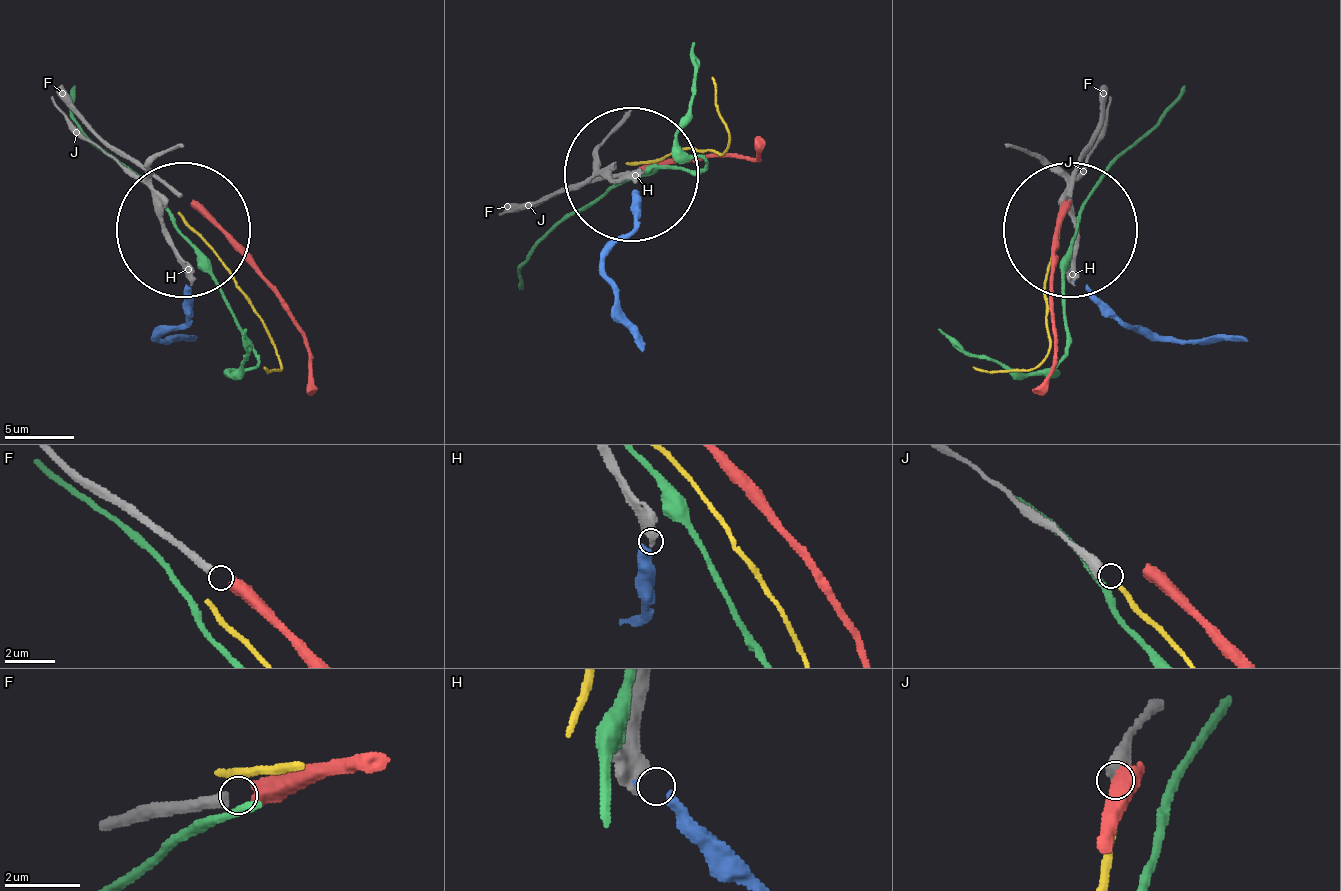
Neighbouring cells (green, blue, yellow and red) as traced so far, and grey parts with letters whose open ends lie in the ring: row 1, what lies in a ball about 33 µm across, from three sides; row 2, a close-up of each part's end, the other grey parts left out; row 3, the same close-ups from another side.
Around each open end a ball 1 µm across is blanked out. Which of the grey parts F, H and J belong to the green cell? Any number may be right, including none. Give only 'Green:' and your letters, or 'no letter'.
Green: no letter

